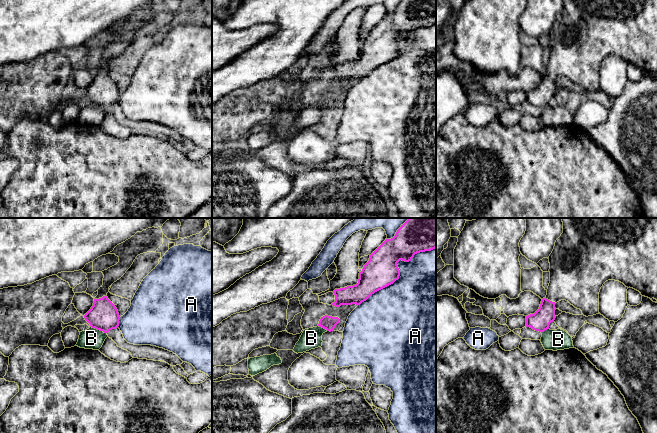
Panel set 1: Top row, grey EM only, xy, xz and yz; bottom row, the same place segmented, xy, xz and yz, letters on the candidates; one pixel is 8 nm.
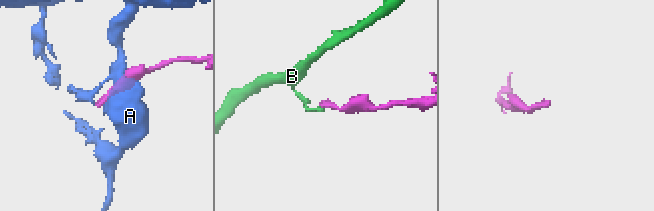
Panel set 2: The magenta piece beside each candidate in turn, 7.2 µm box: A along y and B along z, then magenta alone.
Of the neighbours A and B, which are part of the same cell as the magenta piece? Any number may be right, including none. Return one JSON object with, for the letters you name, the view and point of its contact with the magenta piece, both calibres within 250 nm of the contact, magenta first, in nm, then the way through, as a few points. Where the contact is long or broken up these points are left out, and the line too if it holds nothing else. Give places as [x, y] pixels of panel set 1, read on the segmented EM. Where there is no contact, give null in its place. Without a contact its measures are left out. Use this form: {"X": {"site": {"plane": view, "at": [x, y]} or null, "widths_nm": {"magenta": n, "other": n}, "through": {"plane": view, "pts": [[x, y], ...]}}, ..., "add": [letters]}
{"add": []}

